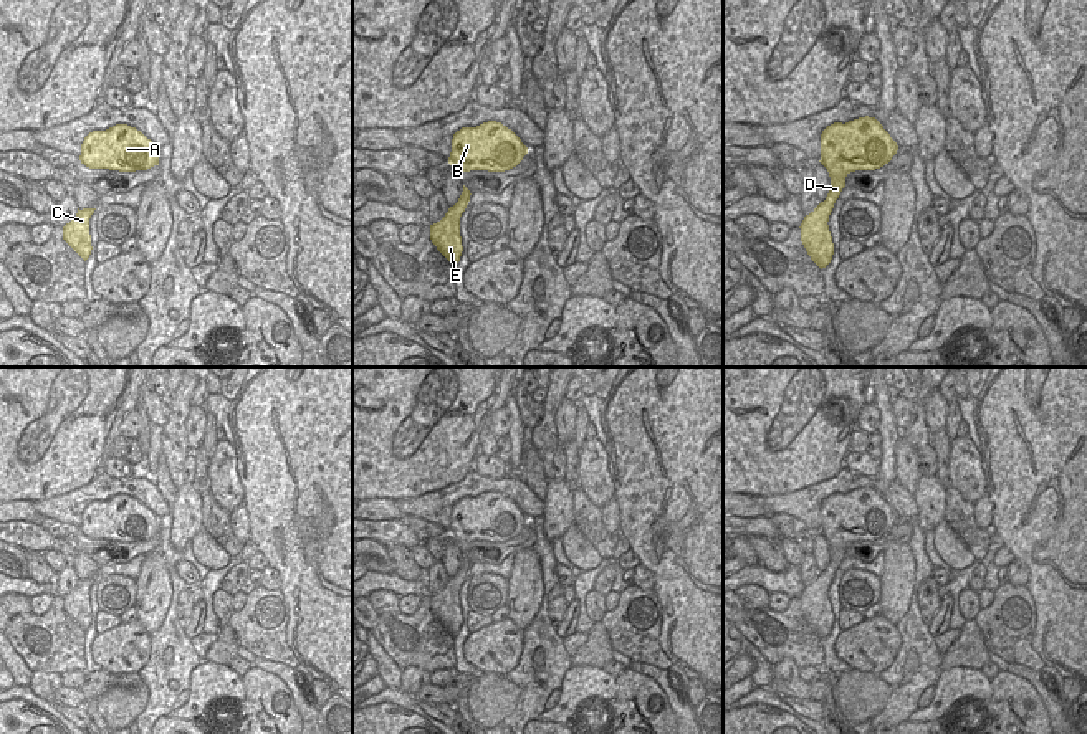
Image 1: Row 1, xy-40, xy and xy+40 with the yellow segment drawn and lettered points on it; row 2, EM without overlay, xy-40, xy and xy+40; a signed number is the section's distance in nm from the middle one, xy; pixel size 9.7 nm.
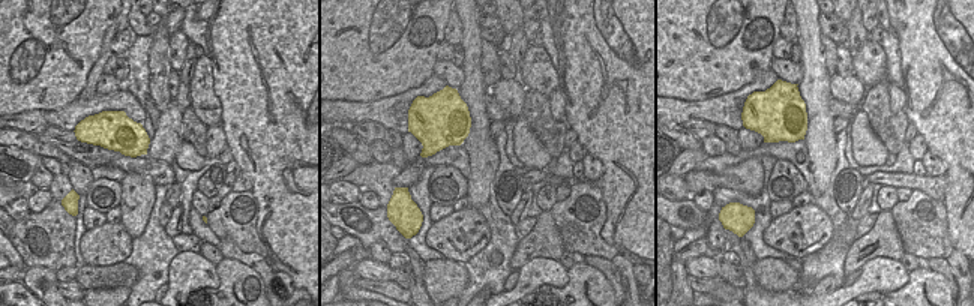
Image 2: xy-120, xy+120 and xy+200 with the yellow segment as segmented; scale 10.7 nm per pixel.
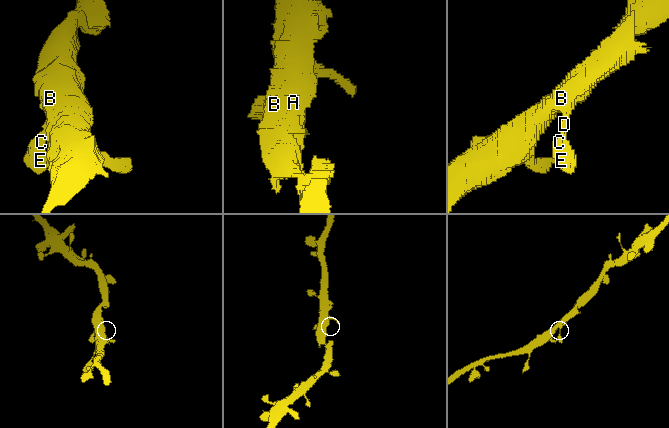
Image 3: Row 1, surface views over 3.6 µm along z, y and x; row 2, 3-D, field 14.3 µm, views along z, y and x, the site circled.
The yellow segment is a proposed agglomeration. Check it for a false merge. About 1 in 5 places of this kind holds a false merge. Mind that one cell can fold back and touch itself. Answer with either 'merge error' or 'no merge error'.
no merge error

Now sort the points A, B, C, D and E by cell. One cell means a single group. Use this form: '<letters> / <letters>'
A B C D E

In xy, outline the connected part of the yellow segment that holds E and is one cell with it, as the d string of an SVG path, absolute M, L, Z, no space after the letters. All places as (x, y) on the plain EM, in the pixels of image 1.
M463 555L458 572L448 579L445 587L430 595L430 610L437 620L455 636L460 632L463 617L460 607L460 587L470 572L470 560Z

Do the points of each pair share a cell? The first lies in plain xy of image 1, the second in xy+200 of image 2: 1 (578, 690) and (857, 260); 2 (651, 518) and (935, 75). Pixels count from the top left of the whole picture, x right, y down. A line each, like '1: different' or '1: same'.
1: different
2: same

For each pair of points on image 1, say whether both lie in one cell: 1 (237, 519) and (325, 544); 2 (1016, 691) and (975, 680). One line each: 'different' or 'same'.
1: different
2: different

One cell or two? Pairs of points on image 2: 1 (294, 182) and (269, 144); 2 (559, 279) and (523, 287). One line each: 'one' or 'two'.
1: one
2: one

